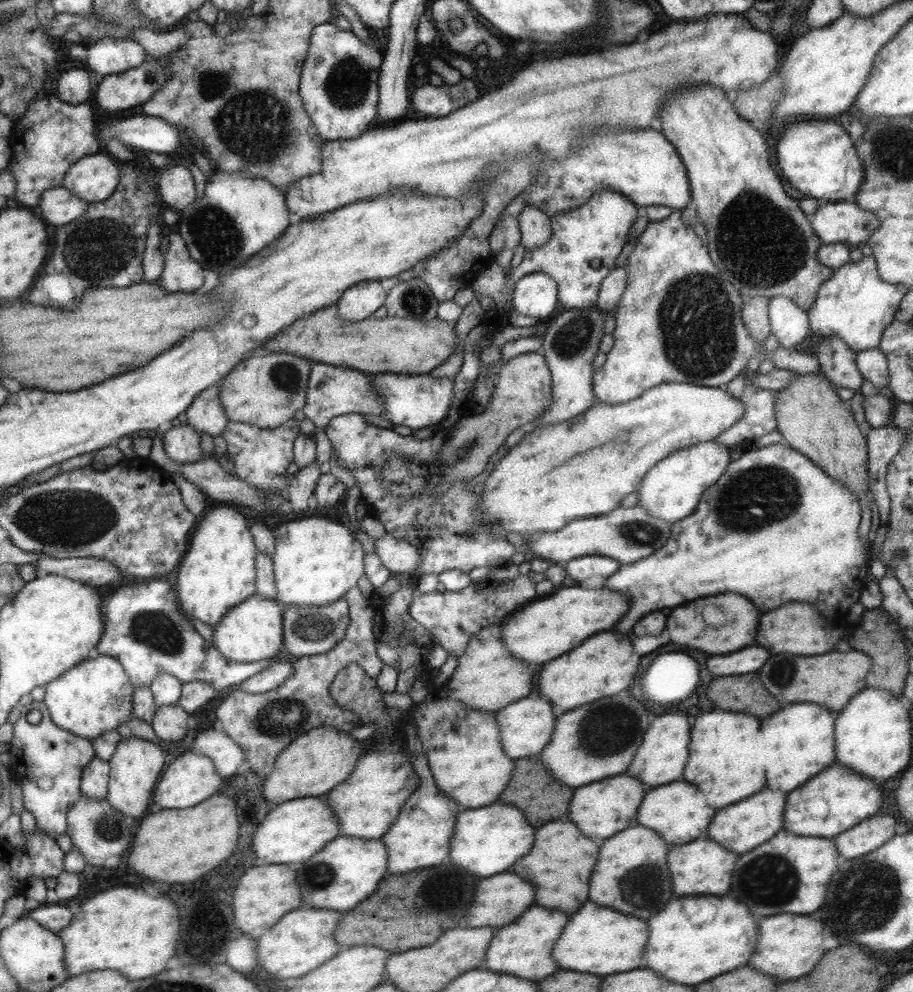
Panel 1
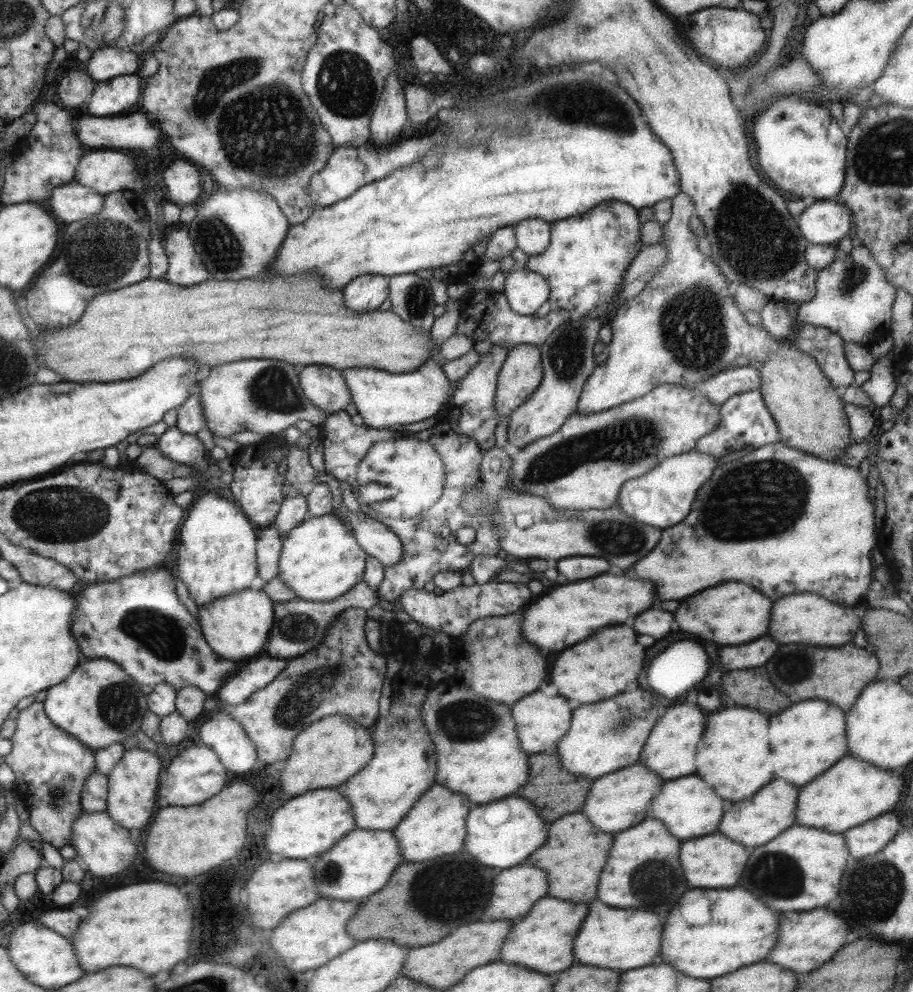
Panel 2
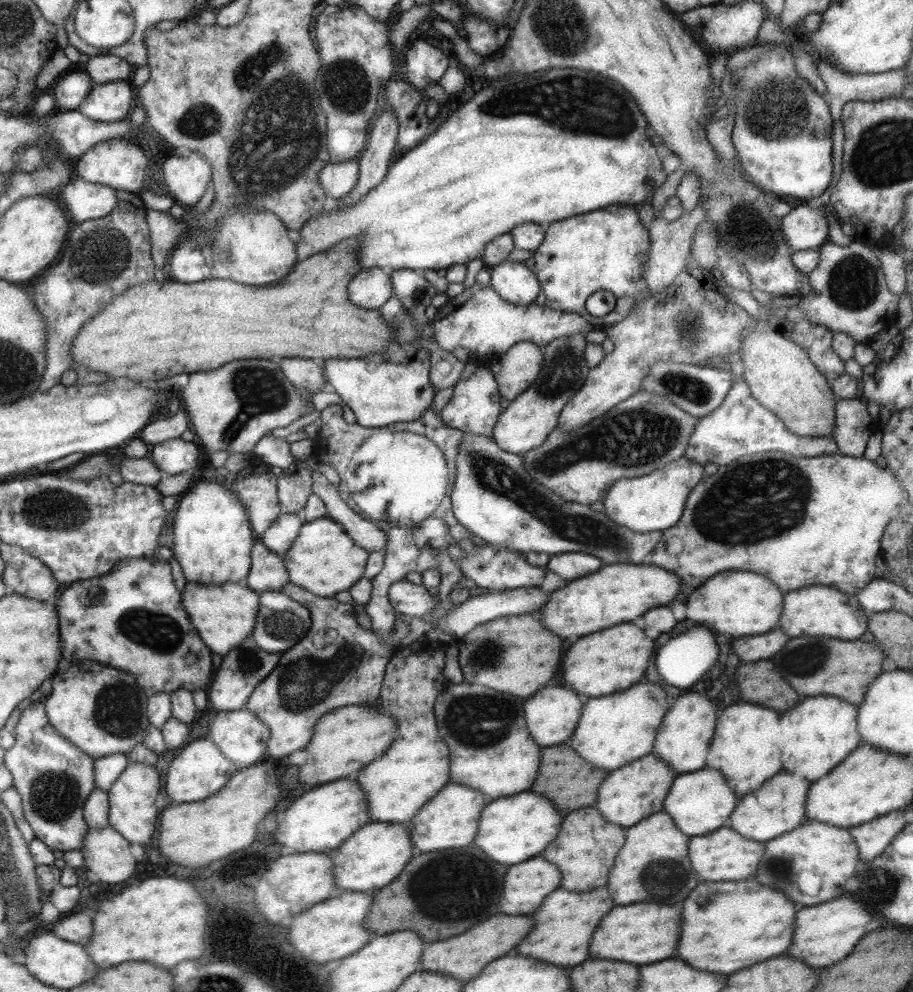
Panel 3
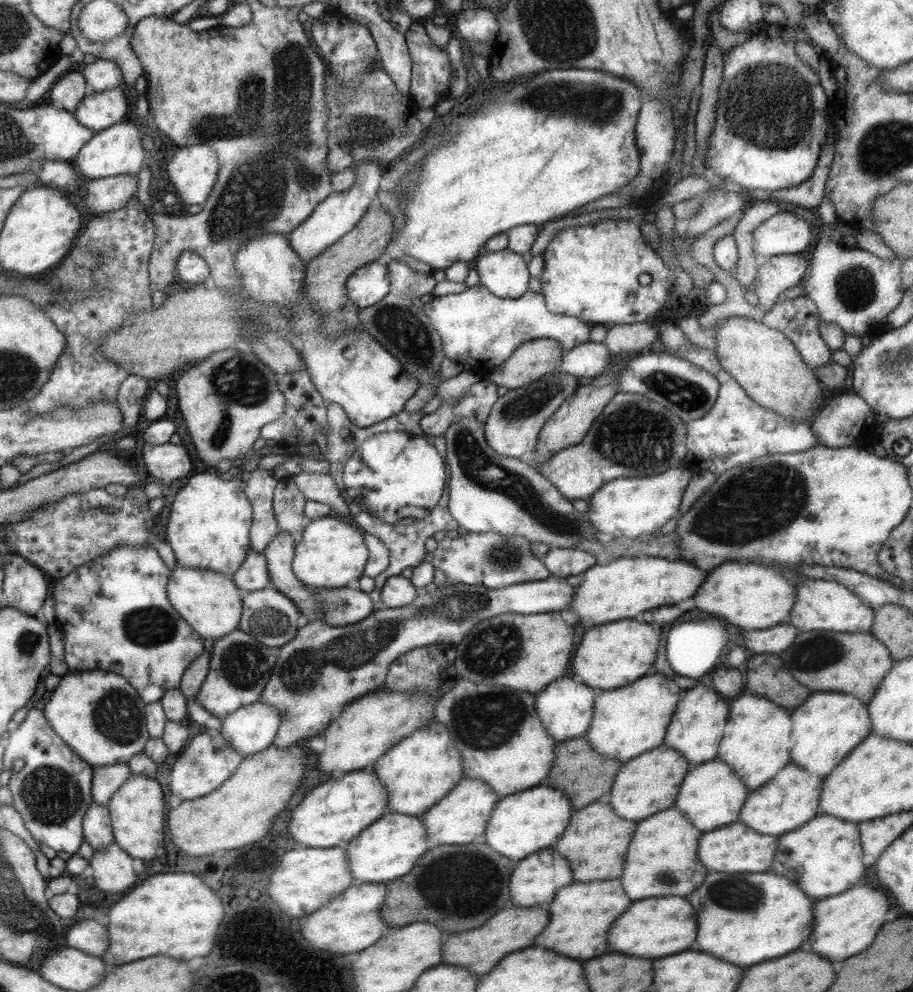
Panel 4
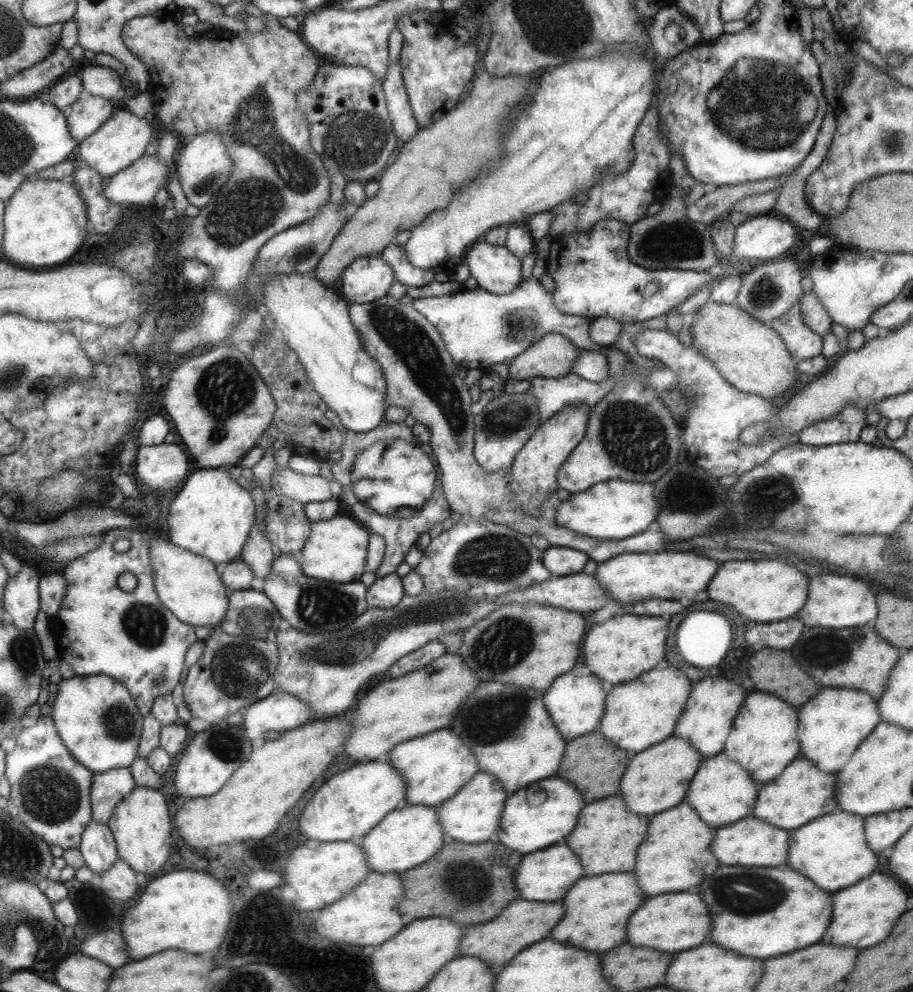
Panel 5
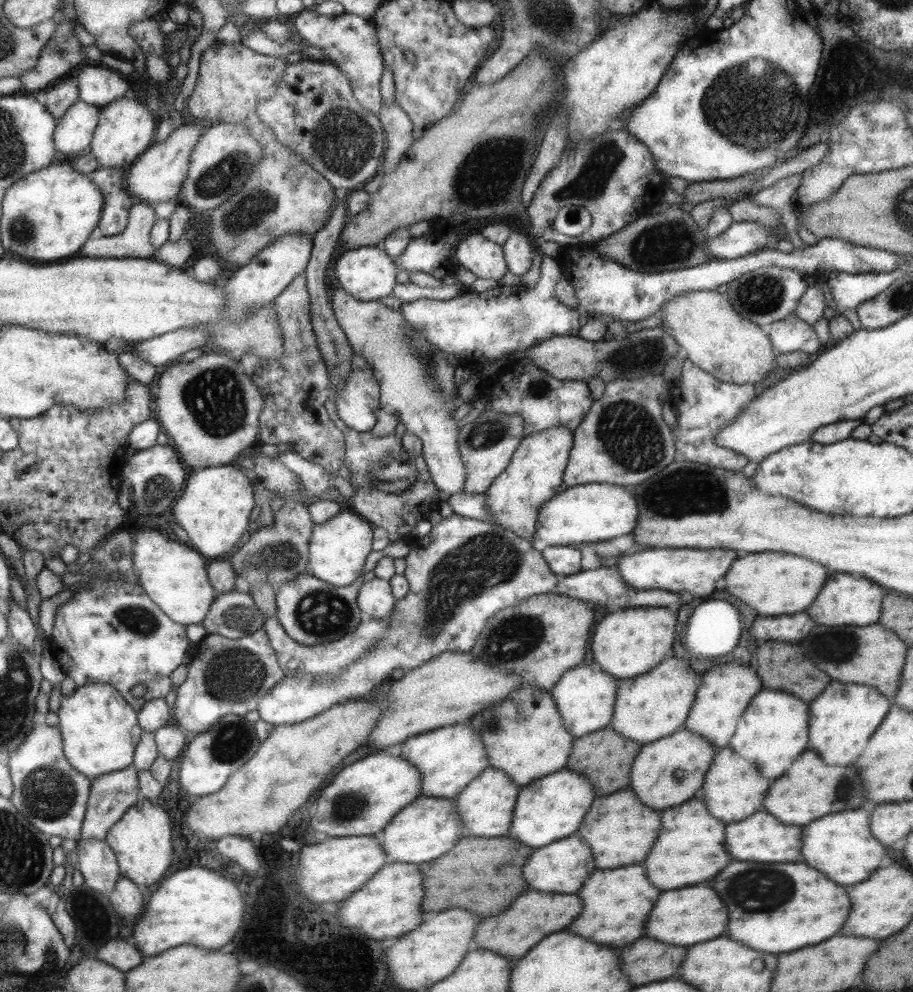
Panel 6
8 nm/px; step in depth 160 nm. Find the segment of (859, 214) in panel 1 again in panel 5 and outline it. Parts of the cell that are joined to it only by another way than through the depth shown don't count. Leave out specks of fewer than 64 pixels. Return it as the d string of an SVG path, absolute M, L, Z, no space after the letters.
M774 213L749 216L735 227L730 254L757 262L789 257L795 240L794 227L777 220Z

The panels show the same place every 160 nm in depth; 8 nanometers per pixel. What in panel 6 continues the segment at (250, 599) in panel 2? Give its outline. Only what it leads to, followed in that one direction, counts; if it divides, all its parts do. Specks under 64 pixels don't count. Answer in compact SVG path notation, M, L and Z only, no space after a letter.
M136 528L130 531L130 537L133 571L145 595L173 622L185 627L200 624L216 597L205 571L210 560L186 544L163 540L163 536L153 530Z

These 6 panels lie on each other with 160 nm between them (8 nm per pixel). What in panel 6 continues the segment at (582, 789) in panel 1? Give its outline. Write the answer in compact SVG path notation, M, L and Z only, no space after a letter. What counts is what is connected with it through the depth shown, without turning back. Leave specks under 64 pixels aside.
M681 726L668 737L642 745L633 759L630 784L627 788L631 789L645 806L653 810L679 806L691 797L697 797L716 749L707 738Z

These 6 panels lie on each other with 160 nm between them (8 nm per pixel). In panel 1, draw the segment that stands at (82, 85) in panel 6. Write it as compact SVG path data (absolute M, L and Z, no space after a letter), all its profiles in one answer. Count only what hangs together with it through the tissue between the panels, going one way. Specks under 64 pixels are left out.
M104 36L85 44L87 68L104 77L139 66L146 52L137 42L129 39Z

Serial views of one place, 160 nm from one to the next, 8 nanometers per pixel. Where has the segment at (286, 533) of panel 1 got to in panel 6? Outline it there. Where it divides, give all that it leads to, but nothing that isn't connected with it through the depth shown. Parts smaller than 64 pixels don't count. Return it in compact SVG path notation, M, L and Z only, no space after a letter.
M338 512L324 523L315 524L308 544L308 569L311 575L329 585L351 585L362 575L365 557L372 548L373 525L357 513Z

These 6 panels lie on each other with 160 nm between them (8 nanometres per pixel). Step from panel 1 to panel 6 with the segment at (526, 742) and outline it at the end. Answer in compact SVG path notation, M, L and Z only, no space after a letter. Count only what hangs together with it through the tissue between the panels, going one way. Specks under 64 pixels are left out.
M579 664L566 670L550 688L549 693L561 715L564 728L571 736L579 738L584 734L609 726L612 720L616 690L616 679L601 670L599 666Z

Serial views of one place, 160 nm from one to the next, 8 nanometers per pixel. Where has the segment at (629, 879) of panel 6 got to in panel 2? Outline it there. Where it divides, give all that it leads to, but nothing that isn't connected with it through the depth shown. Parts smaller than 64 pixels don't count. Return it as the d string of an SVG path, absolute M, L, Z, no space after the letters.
M545 896L533 904L529 914L513 924L507 938L504 938L498 960L524 966L537 972L561 972L569 968L573 960L573 936L577 934L583 916L587 914L589 902L563 902L559 898Z

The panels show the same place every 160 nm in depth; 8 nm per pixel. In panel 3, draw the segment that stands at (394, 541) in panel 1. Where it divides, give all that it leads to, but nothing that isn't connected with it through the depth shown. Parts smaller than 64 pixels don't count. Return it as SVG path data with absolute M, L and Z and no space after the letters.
M319 472L311 473L311 492L318 496L325 505L326 516L343 527L345 534L355 544L371 551L384 552L386 534L379 530L374 522L364 515L355 513L339 498L337 487L328 482Z

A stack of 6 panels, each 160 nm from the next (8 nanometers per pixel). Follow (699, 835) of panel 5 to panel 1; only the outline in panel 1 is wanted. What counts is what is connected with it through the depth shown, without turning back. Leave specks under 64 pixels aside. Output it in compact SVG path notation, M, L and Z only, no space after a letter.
M629 826L619 834L610 836L603 842L591 873L589 900L637 918L657 914L673 898L670 872L665 860L668 849L669 845L646 826Z

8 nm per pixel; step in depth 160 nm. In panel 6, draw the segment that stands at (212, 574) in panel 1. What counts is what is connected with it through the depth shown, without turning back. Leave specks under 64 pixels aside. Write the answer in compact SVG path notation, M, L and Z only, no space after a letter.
M228 463L190 470L183 493L172 507L174 521L187 533L188 546L209 560L222 560L227 552L231 552L239 537L246 531L250 520L249 516L256 508L253 503L253 488L251 486L252 481L245 477L240 468L235 468Z

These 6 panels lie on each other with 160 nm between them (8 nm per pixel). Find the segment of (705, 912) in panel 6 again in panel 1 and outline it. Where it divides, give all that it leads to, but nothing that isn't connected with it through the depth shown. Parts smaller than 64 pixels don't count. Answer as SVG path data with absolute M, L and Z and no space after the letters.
M585 902L563 928L553 948L553 958L561 968L589 972L589 974L615 974L627 972L641 964L643 948L647 944L647 924L641 918L631 918L615 910L603 908L595 902Z

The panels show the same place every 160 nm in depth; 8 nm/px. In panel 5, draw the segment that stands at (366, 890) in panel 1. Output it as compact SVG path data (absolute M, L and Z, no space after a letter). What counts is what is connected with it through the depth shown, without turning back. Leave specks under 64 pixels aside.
M405 804L389 811L365 834L361 846L367 864L376 873L402 873L429 860L448 840L438 819L438 807Z

